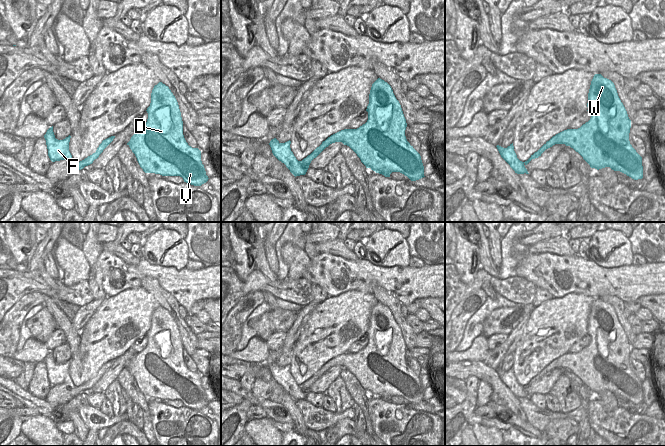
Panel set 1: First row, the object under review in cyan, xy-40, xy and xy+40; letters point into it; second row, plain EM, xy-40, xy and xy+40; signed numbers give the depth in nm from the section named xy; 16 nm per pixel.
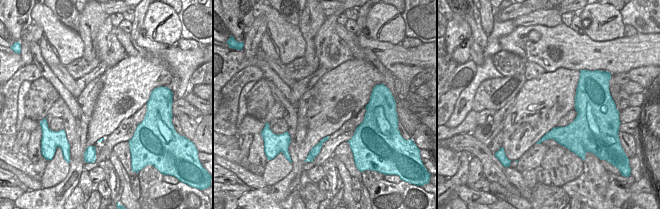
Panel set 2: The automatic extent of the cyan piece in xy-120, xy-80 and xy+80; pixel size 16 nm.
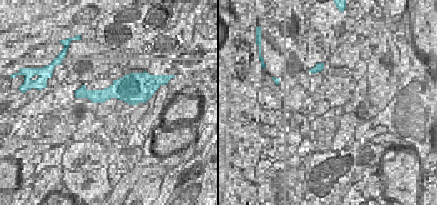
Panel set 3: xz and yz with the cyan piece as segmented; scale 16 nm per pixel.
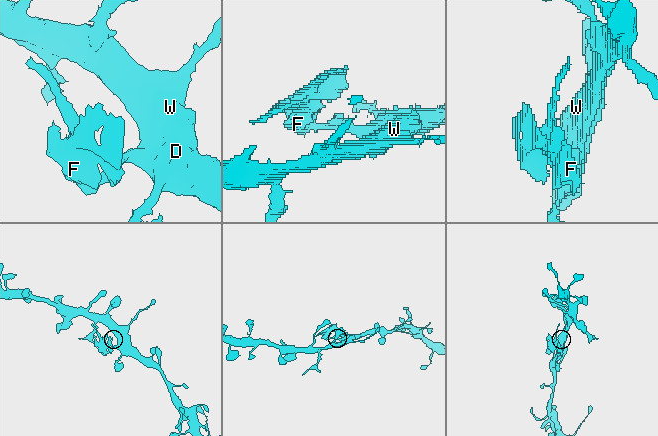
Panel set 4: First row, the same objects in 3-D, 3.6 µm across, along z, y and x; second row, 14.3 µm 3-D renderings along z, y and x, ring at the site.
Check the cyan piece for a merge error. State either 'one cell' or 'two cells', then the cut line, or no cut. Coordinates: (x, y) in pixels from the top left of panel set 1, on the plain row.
two cells; cut in xy+40 along (553, 360), (560, 367)

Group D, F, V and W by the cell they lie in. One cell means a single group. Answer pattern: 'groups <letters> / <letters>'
groups D V W / F

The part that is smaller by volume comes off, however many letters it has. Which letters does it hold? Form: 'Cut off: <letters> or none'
Cut off: F

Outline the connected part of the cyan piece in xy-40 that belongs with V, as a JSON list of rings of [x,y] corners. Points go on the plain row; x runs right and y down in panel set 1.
[[[162,306],[154,310],[151,327],[146,335],[148,337],[146,348],[137,353],[127,367],[143,395],[162,400],[180,400],[184,406],[194,410],[206,407],[209,402],[201,385],[201,375],[192,372],[186,366],[179,329],[168,310]]]

